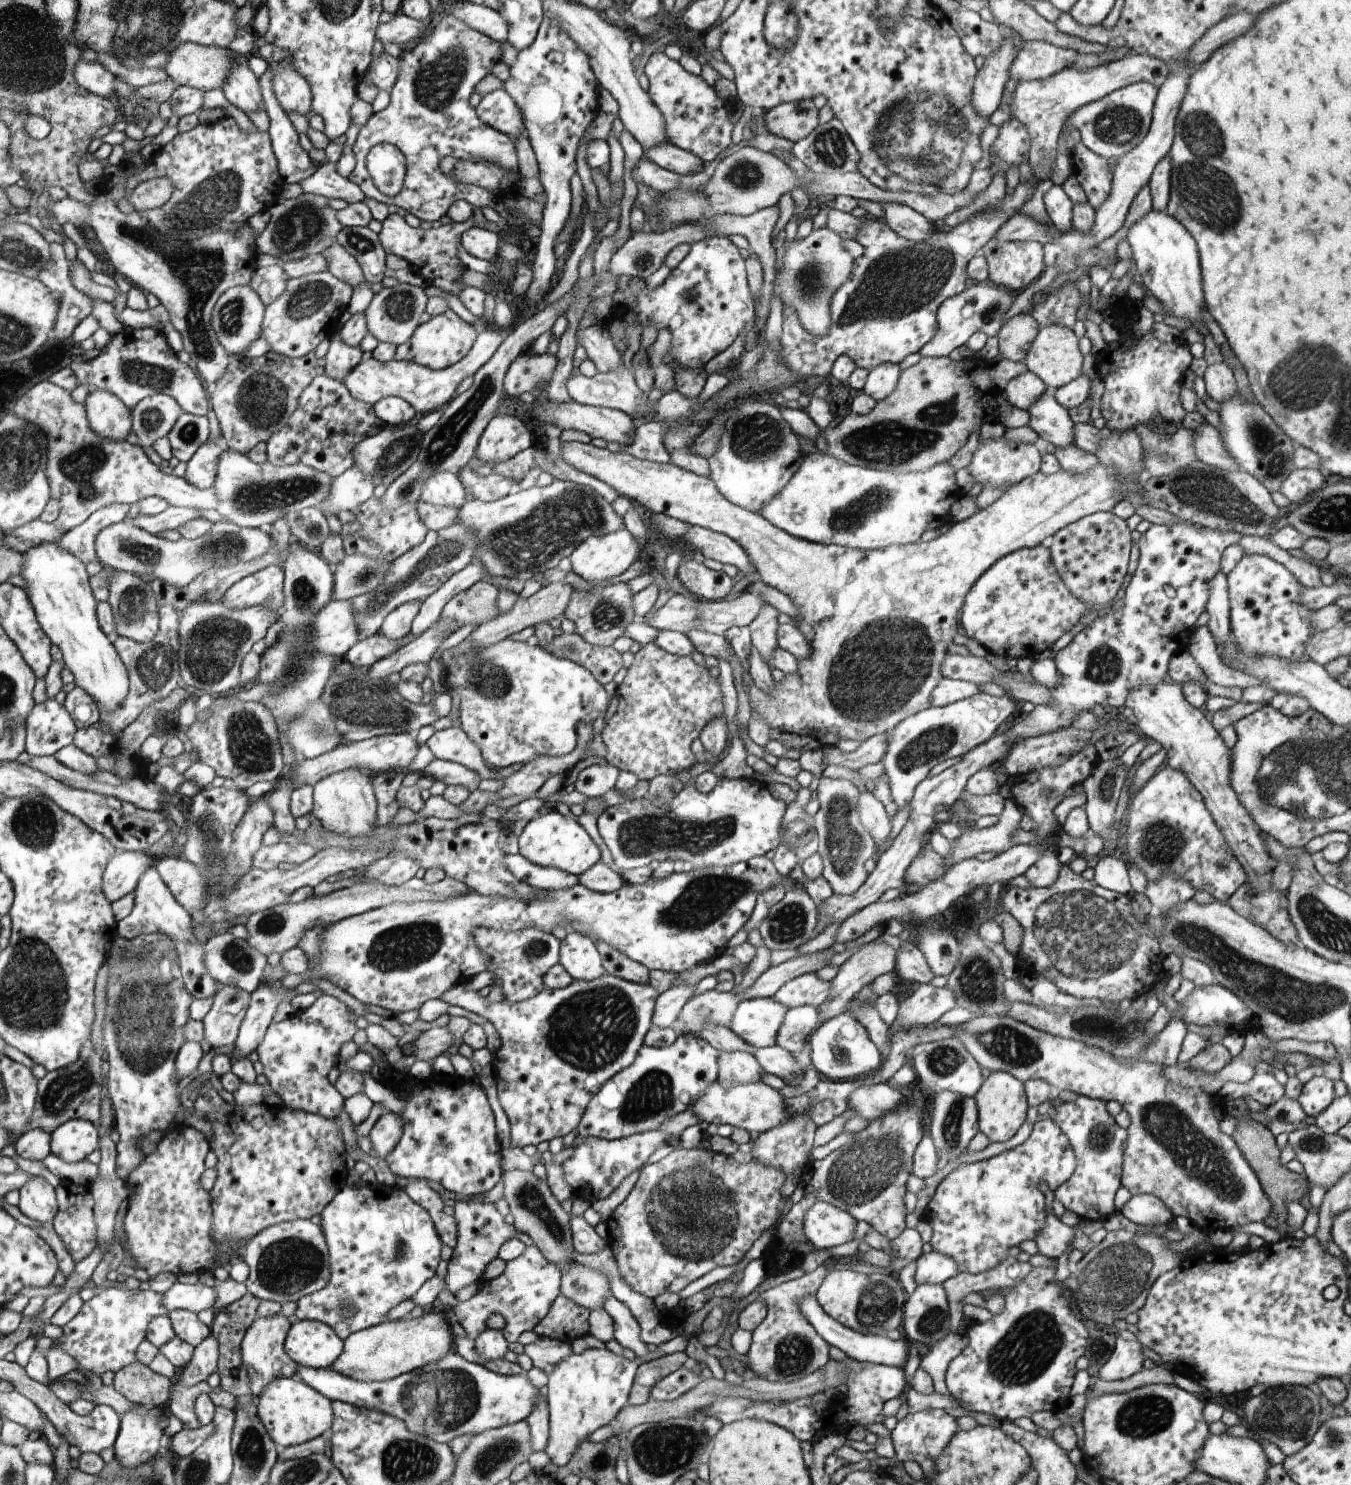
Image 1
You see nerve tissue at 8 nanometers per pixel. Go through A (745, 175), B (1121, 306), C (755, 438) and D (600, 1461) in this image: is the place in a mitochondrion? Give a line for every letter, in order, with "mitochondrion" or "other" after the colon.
A: mitochondrion
B: other
C: mitochondrion
D: mitochondrion

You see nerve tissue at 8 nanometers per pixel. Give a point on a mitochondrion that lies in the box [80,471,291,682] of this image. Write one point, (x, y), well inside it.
(134, 606)

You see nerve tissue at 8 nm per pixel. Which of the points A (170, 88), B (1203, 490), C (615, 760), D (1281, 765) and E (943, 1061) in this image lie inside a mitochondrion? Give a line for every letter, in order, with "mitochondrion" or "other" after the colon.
A: other
B: mitochondrion
C: other
D: mitochondrion
E: mitochondrion

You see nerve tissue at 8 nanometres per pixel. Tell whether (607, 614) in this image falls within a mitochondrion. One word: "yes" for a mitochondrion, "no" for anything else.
yes

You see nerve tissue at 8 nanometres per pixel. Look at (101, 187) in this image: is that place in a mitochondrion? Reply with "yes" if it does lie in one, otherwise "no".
no

